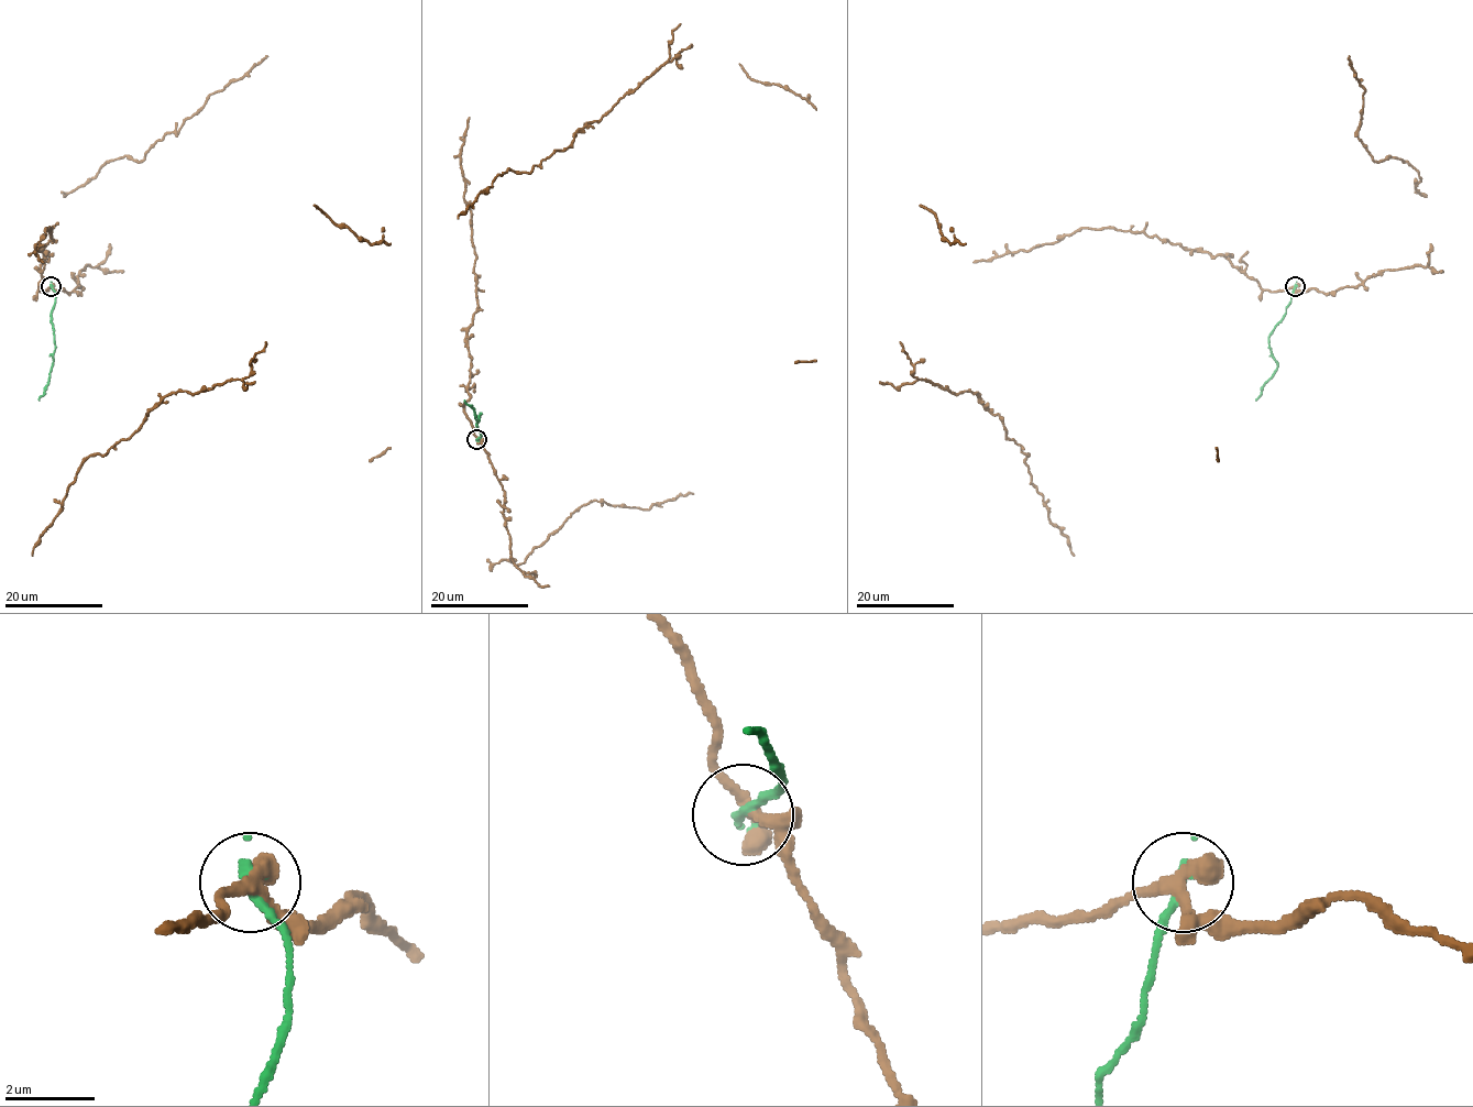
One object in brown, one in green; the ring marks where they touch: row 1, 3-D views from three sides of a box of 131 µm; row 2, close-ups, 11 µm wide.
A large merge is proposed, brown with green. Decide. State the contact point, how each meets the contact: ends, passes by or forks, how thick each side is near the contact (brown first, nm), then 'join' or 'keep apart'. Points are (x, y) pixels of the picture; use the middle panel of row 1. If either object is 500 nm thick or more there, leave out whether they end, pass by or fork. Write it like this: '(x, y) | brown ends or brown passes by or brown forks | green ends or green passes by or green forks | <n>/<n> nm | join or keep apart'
(476, 439) | brown passes by | green ends | 360/240 nm | join

